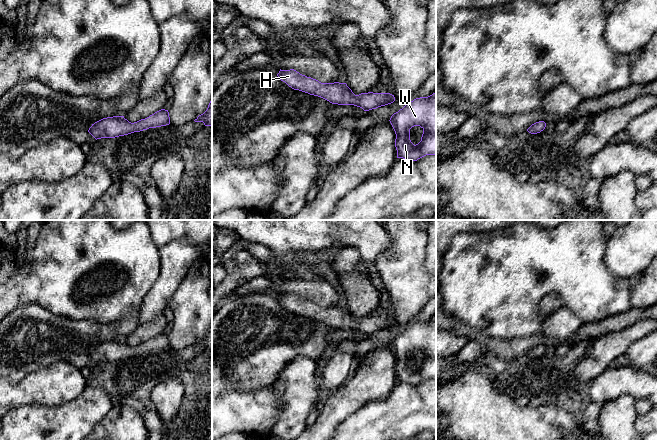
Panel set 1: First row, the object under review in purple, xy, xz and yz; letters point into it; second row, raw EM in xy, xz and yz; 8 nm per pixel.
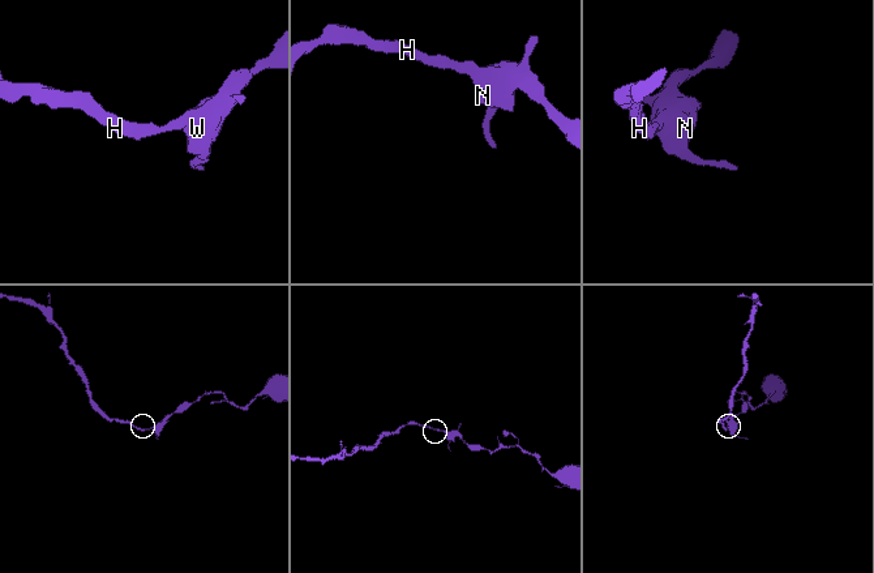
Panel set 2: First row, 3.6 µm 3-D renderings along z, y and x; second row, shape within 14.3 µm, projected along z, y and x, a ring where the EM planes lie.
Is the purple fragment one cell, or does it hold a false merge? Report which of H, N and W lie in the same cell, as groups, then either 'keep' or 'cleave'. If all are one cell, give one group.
groups H N W; keep

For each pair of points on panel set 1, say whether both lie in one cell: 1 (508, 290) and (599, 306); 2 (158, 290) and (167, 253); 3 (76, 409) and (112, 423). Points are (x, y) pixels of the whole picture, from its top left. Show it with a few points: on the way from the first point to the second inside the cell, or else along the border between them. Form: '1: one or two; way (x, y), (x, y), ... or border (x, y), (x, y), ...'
1: one; way (531, 285), (576, 285)
2: one; way (167, 281), (167, 262)
3: two; border (113, 406), (92, 429)

